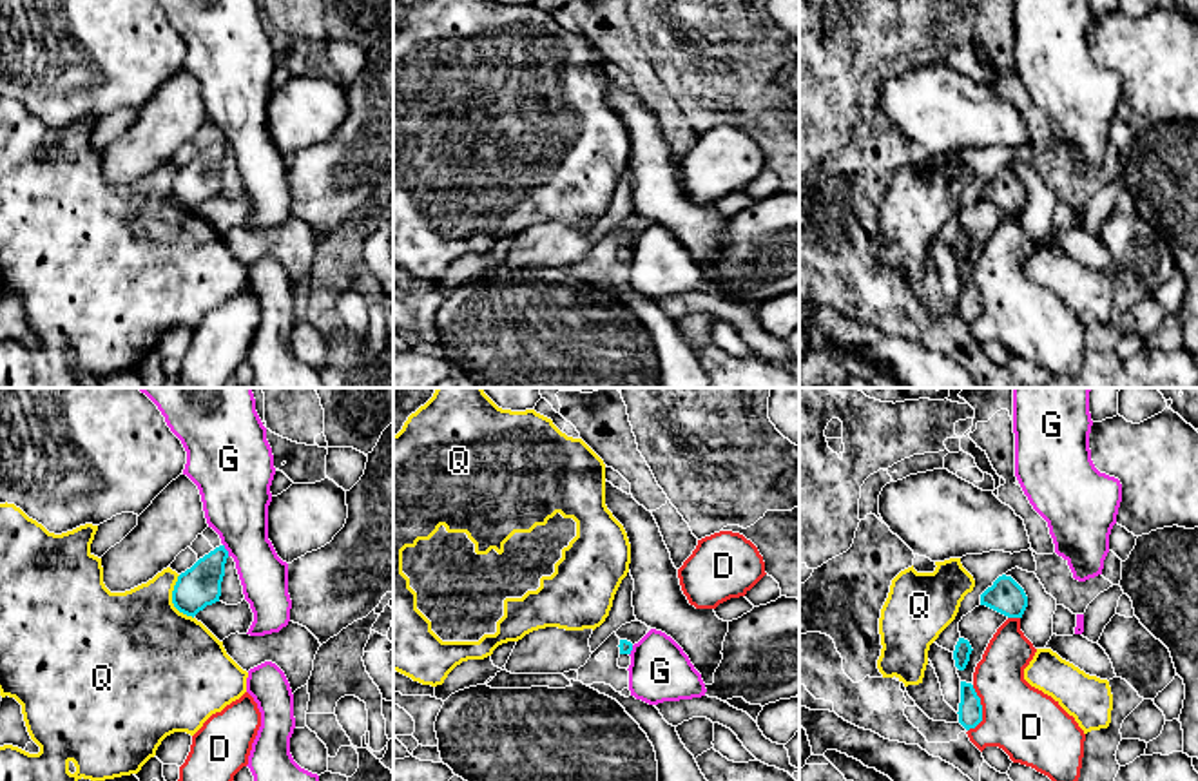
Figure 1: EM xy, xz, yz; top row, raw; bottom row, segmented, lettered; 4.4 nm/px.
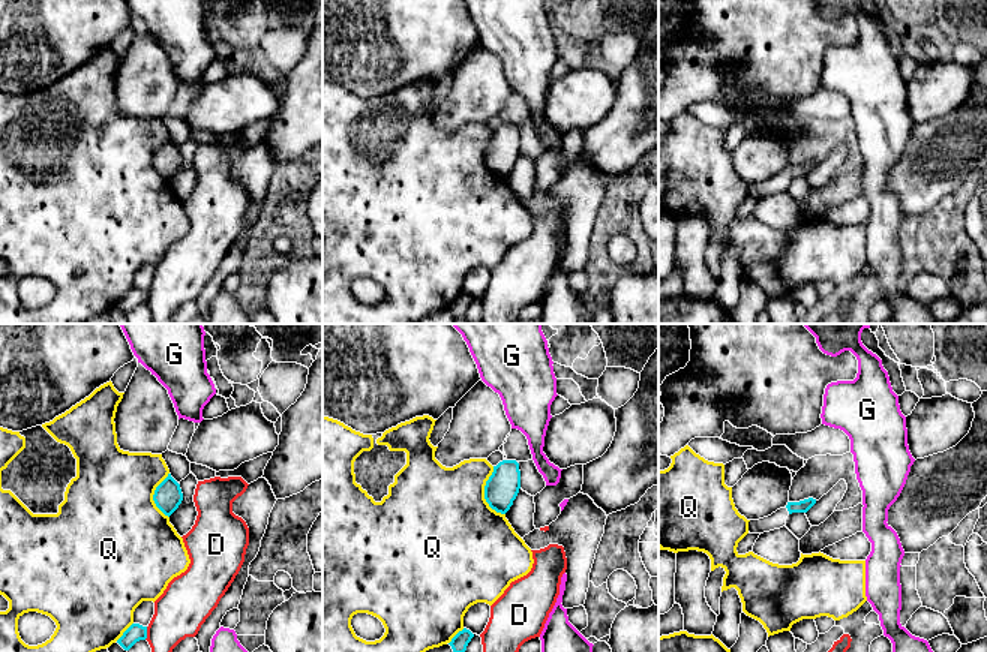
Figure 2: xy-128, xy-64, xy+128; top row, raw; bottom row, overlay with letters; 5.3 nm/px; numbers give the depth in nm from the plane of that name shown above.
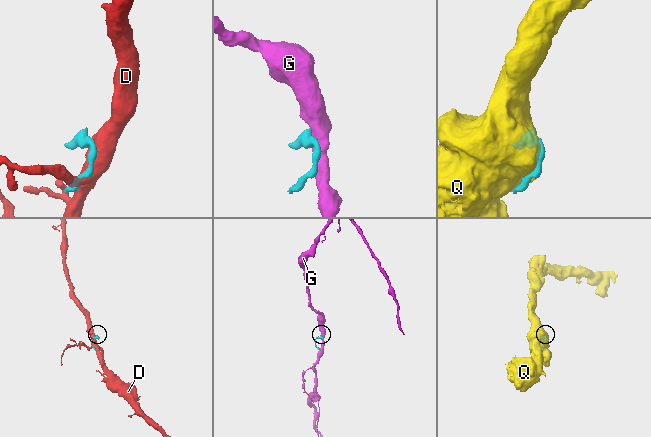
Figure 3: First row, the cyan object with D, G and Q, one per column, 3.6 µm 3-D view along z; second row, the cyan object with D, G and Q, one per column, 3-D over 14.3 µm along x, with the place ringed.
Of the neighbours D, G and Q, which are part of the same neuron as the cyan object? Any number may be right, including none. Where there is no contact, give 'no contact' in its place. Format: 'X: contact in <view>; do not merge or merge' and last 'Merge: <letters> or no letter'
D: contact in yz; do not merge
G: contact in xy; do not merge
Q: contact in xy; do not merge
Merge: no letter

